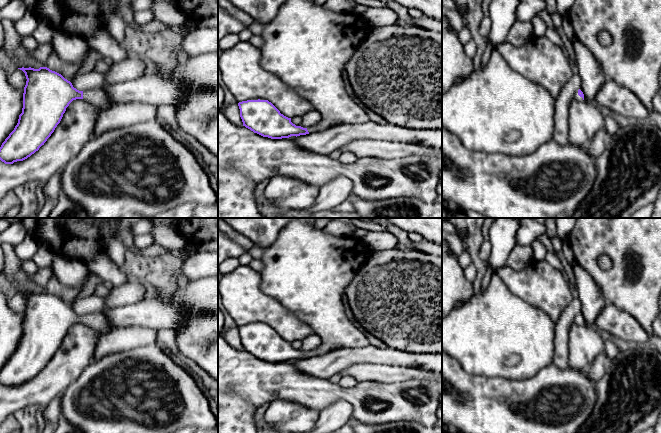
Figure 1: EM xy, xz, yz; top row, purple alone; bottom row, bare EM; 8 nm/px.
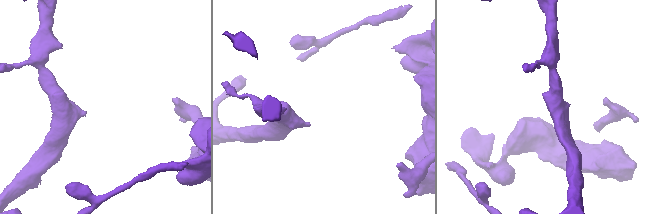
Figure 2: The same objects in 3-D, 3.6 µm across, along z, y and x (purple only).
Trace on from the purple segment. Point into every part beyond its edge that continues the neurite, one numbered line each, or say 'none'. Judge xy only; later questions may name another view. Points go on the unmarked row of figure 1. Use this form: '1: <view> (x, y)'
1: xy (97, 321)

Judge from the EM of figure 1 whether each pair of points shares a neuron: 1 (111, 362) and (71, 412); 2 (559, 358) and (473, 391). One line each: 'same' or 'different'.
1: same
2: different

